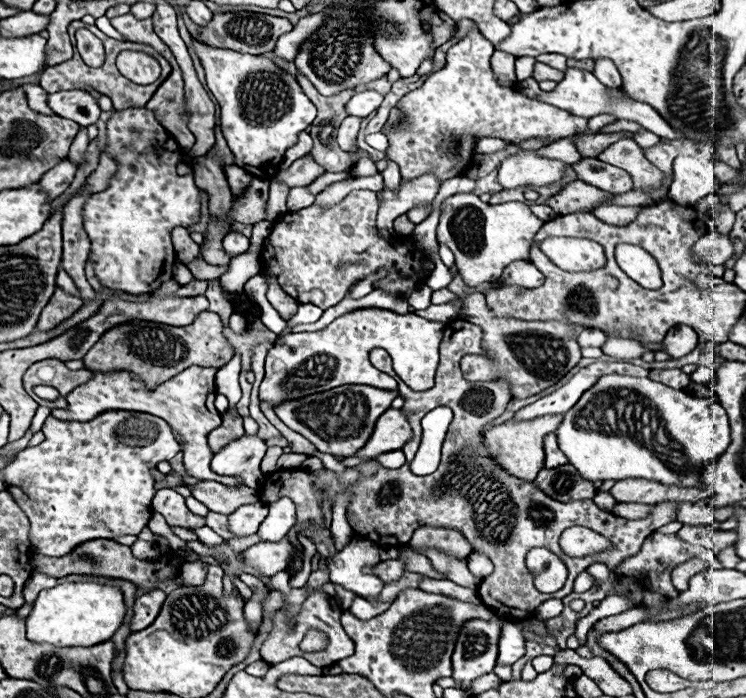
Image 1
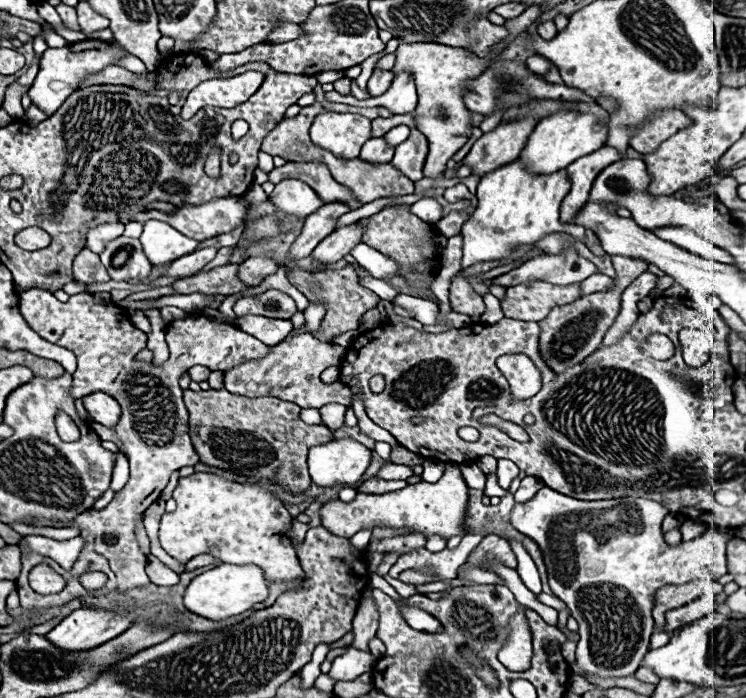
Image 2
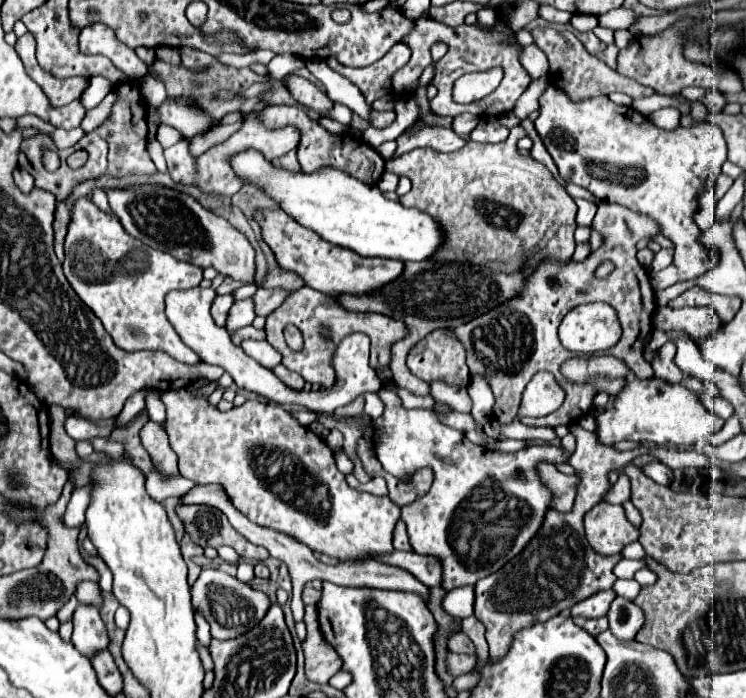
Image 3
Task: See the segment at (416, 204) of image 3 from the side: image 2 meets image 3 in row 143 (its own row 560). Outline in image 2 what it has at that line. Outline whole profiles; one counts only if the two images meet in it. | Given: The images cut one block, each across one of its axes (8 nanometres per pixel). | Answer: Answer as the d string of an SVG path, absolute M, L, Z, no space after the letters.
M488 534L484 536L484 540L474 548L474 552L468 556L468 564L470 566L480 566L480 560L484 556L492 556L492 558L500 558L500 562L504 562L508 568L516 568L518 562L516 562L516 554L512 552L510 544L494 534Z

